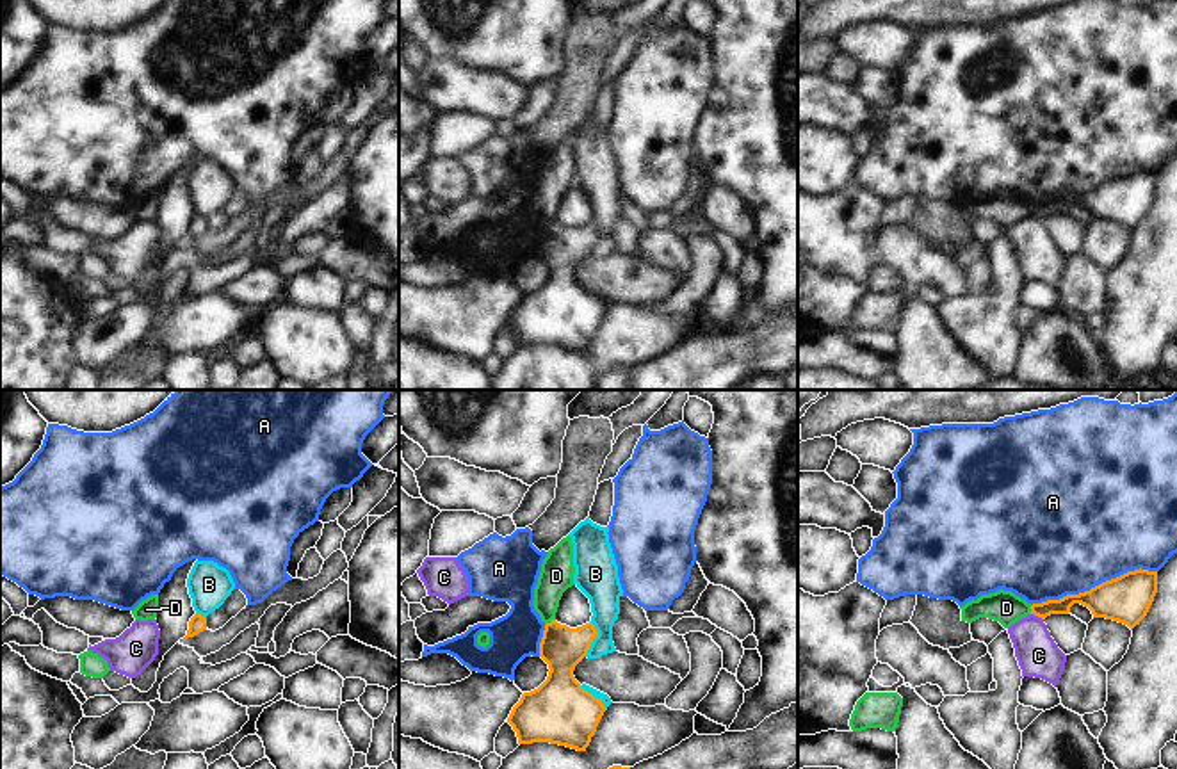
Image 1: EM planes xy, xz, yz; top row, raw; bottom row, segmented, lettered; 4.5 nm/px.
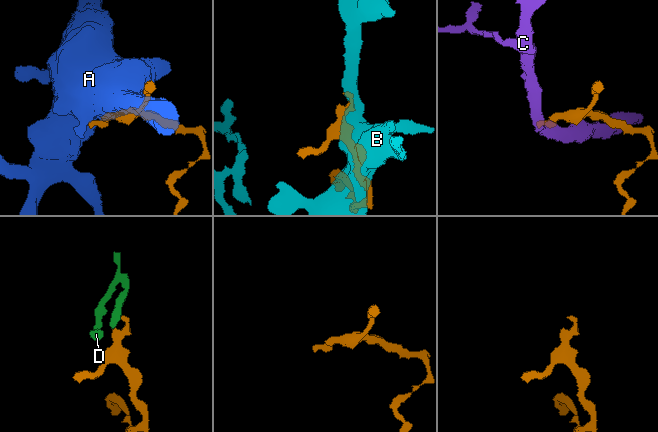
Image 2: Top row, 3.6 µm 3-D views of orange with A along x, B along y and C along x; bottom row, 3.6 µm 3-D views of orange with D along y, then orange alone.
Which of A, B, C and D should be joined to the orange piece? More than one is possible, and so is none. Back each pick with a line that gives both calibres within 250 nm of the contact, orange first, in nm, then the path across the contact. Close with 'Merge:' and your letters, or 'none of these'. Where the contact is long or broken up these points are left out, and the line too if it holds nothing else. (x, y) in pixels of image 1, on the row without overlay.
Merge: none of these

